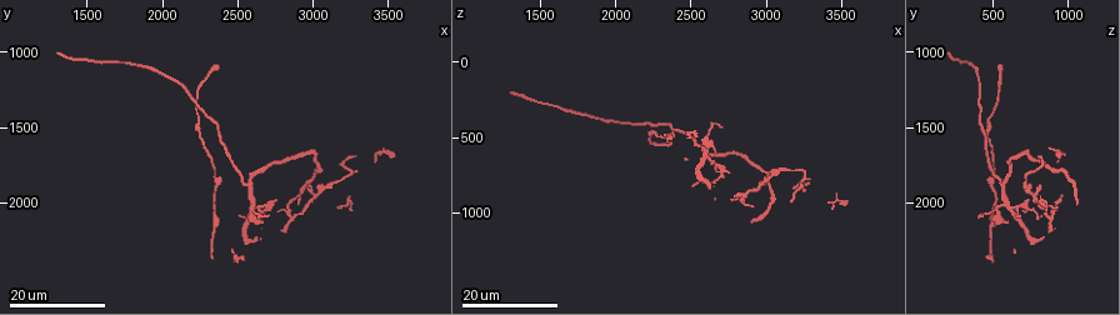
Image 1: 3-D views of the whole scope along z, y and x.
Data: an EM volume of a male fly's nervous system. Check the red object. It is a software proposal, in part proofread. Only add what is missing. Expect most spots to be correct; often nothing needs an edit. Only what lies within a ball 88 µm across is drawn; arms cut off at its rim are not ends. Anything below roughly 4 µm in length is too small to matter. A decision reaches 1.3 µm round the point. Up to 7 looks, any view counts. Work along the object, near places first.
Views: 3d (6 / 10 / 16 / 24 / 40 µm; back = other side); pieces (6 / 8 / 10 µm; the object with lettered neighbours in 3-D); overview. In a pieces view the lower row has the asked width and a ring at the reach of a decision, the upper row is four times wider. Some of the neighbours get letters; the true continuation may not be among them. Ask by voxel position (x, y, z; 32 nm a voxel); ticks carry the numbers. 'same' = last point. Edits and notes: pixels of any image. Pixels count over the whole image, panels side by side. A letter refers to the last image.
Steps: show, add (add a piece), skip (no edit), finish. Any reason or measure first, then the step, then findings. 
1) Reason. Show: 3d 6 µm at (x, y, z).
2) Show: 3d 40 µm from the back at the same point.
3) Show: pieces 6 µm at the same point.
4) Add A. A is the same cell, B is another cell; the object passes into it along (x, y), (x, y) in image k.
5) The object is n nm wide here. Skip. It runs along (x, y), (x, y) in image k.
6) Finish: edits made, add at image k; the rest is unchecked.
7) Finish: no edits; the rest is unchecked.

Free end. Show: 3d 16 µm at (2760, 2000, 740).

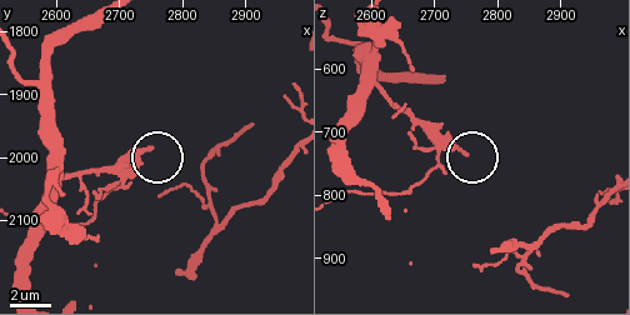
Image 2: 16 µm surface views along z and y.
Show: pieces 6 µm at (2750, 1985, 735).

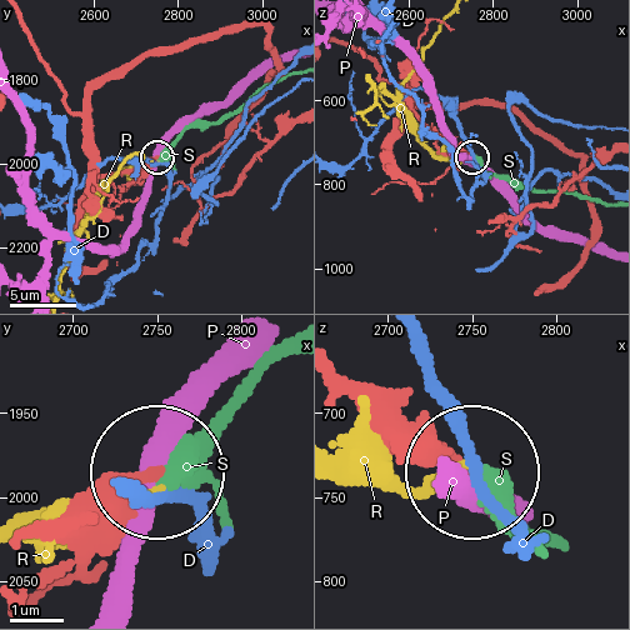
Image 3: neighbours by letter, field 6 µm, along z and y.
Skip. D, P, R and S are other cells; no lettered piece goes on from it.

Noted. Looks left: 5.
Tapers out. Show: 3d 16 µm at (2980, 1880, 800).

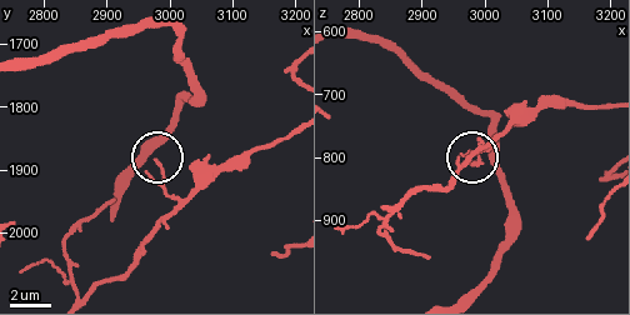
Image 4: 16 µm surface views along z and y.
Show: pieces 8 µm at (2980, 1890, 810).

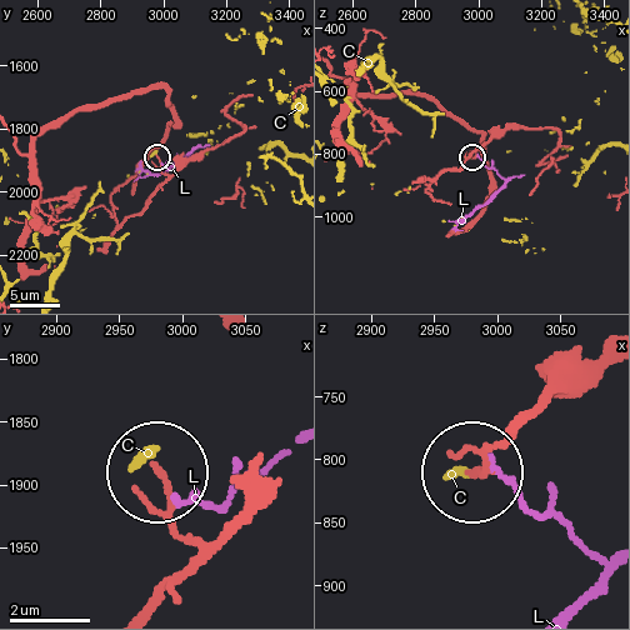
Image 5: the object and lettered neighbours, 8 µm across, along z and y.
The object is 140 nm wide here. Skip. C and L are other cells; no lettered piece goes on from it.

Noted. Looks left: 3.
Free end. Show: 3d 24 µm at (2680, 2080, 420).

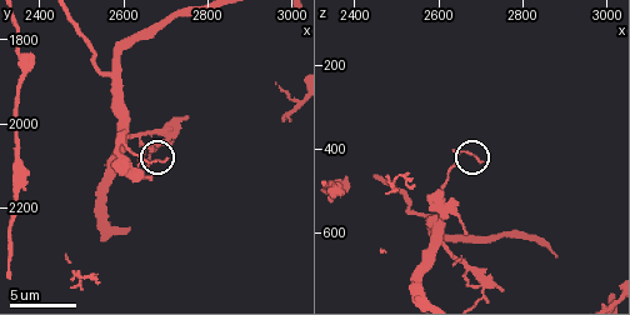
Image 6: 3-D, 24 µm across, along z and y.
See the neighbours. Show: pieces 8 µm at (2705, 2085, 430).

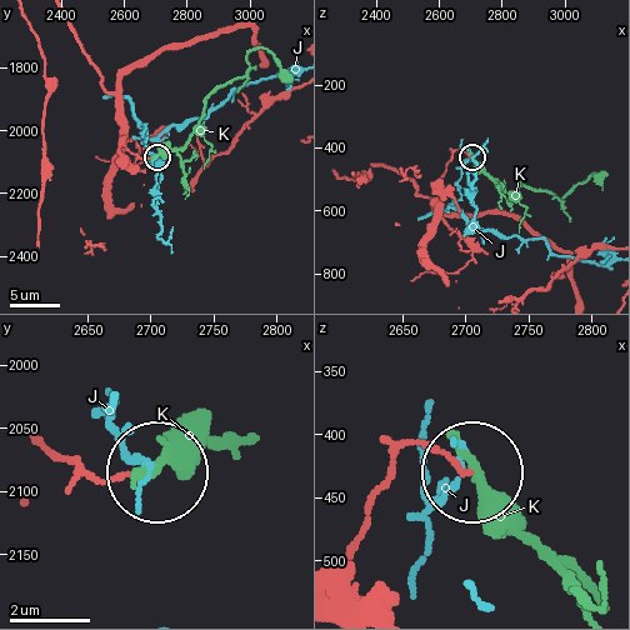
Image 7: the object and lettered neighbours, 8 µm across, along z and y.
Skip. J and K are other cells; it runs along (36, 438), (100, 481), (158, 470) in image 7; none of them fits.

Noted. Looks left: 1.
An open end. Show: pieces 6 µm at (2665, 2130, 595).

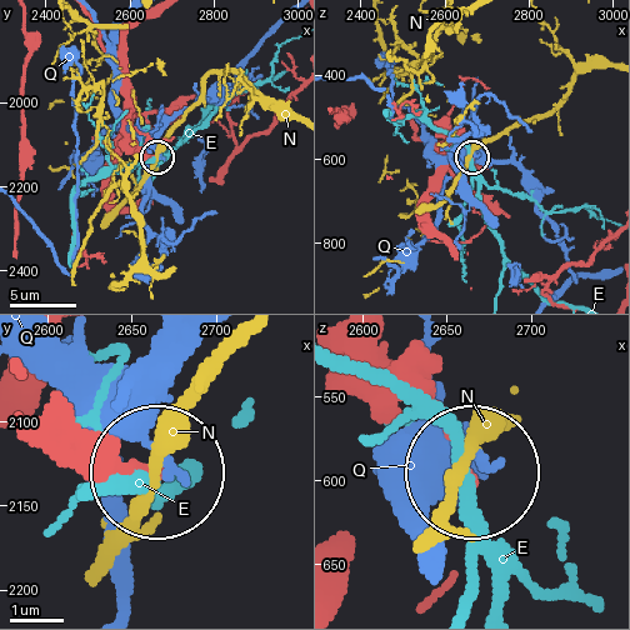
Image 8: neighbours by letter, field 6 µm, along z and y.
Skip. E, N and Q are other cells; it runs along (138, 20), (121, 50), (125, 128), (155, 158) in image 8; no lettered piece goes on from it.

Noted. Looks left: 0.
Finish: no edits; the rest is unchecked.

